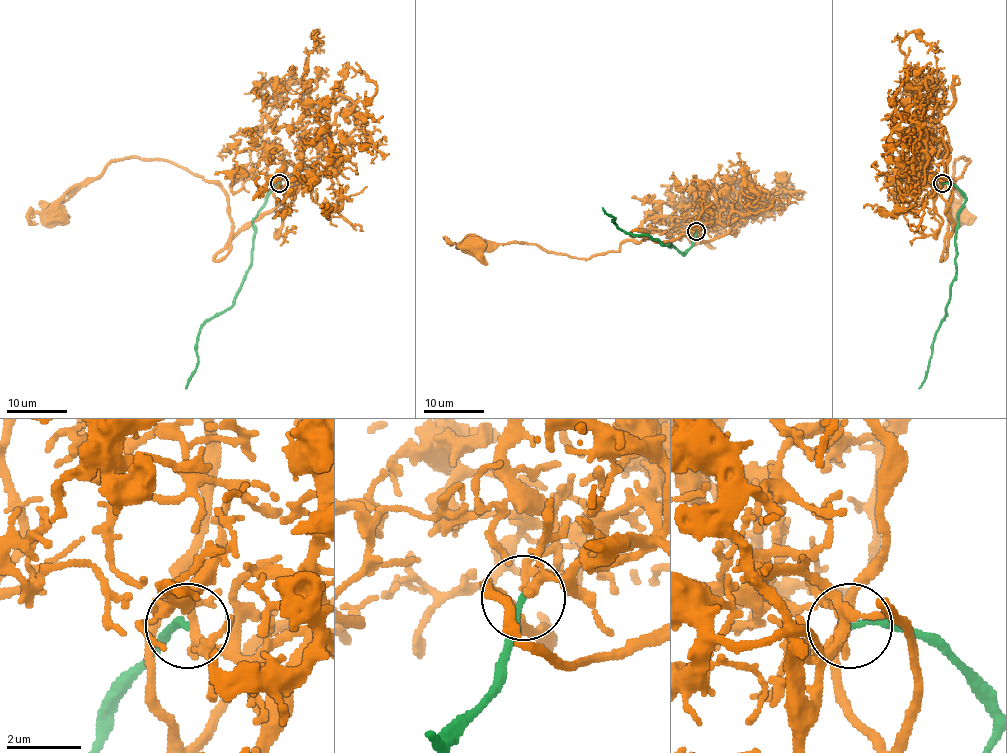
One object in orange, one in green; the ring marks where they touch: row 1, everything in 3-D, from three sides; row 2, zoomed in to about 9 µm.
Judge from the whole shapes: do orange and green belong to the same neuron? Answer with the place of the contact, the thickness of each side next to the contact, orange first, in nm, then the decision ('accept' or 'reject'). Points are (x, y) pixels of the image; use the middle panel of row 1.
(696, 231) | 220/160 nm | reject

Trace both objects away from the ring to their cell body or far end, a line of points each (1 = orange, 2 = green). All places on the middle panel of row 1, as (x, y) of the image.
1: (697, 230), (670, 241), (624, 241), (617, 251), (588, 259), (526, 242), (474, 245)
2: (697, 230), (694, 241), (683, 254), (676, 247), (664, 245), (647, 235), (626, 233), (602, 208)

